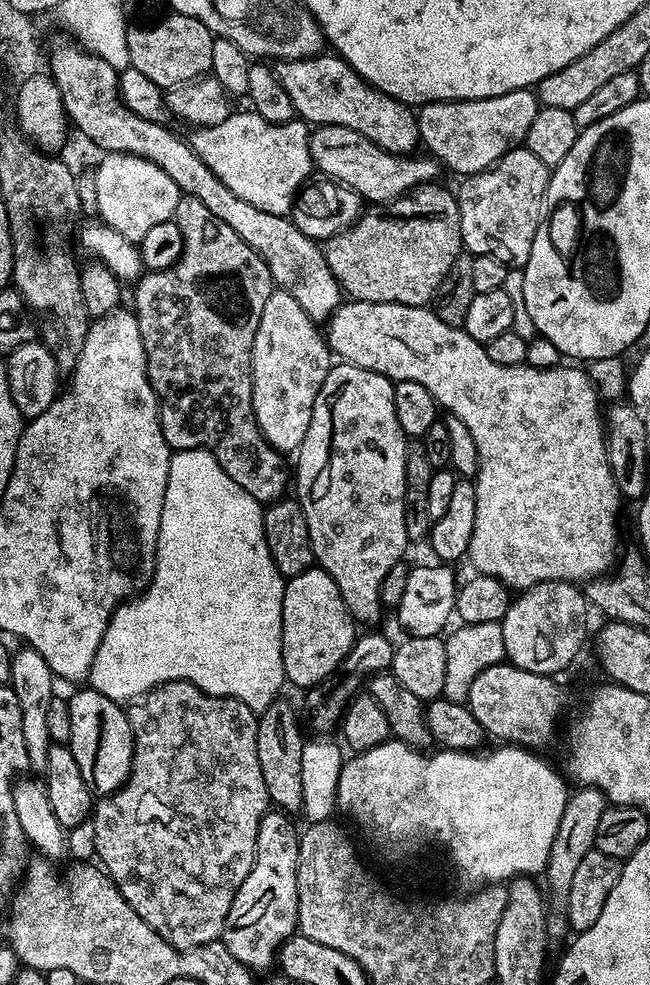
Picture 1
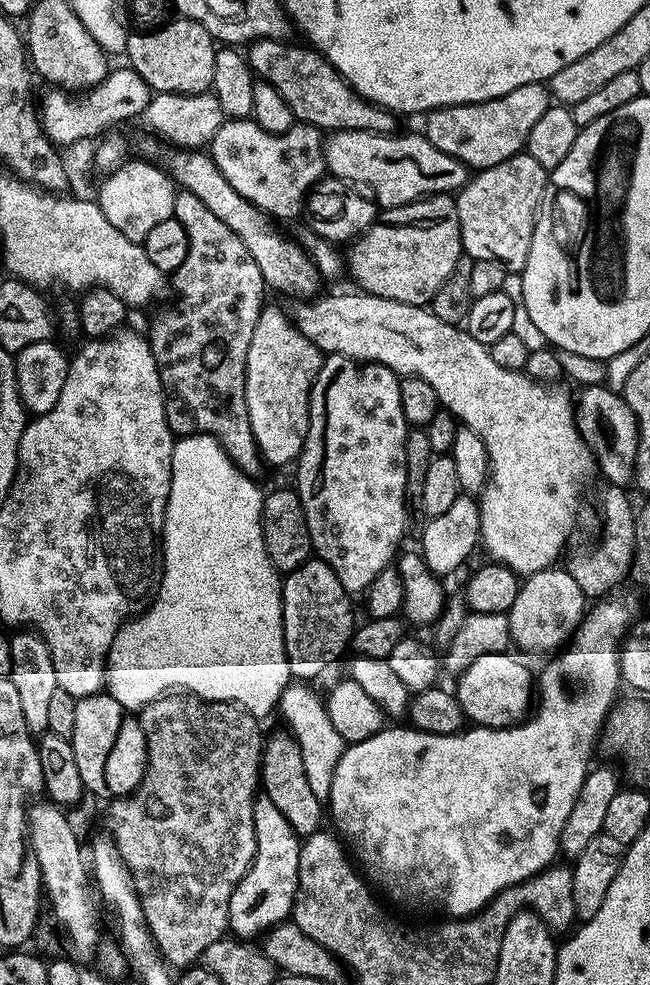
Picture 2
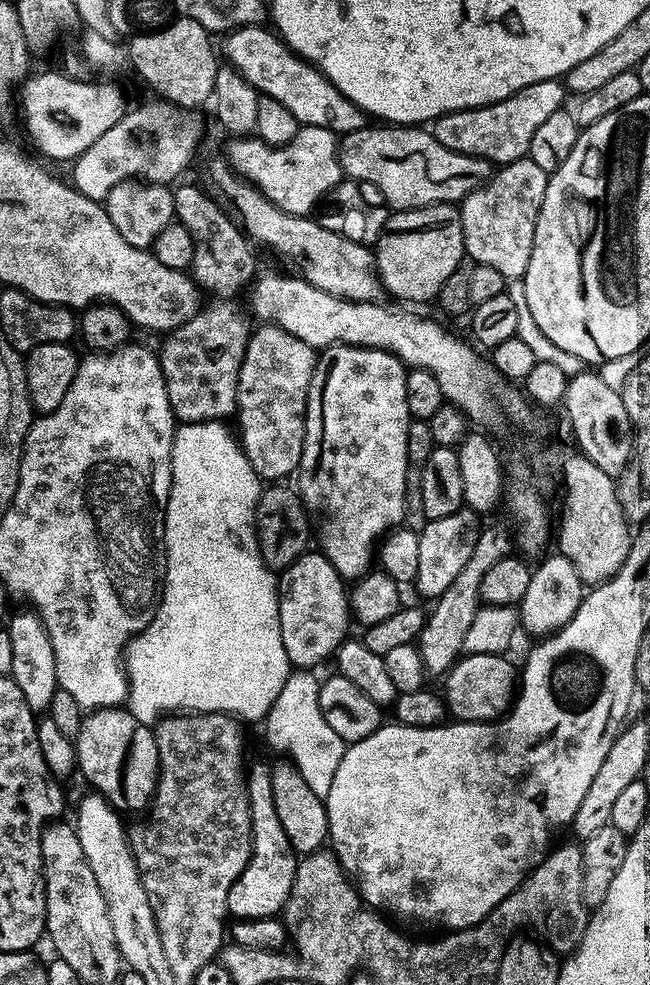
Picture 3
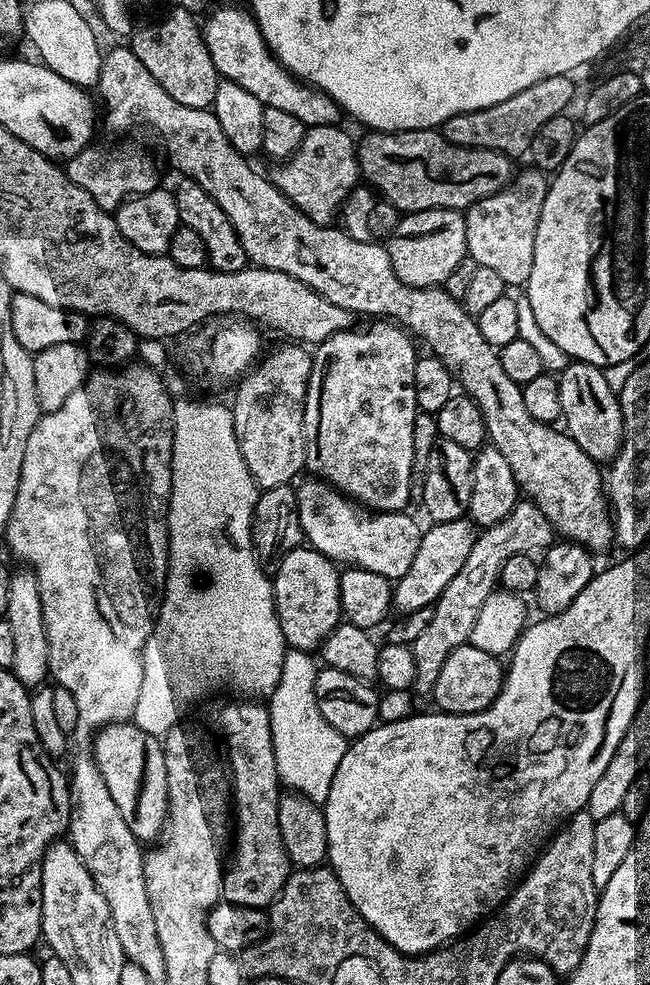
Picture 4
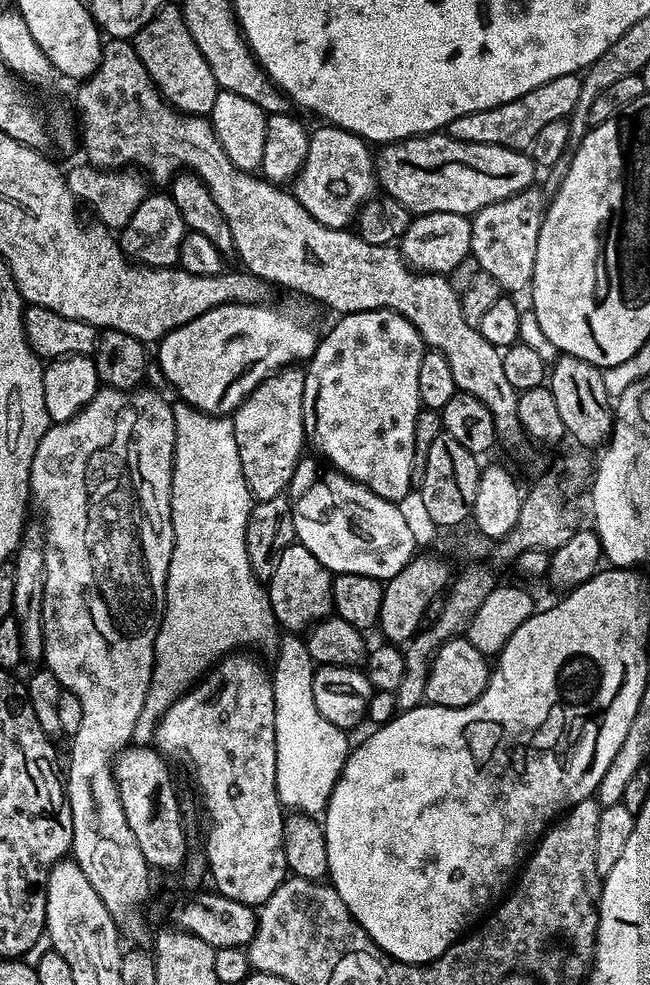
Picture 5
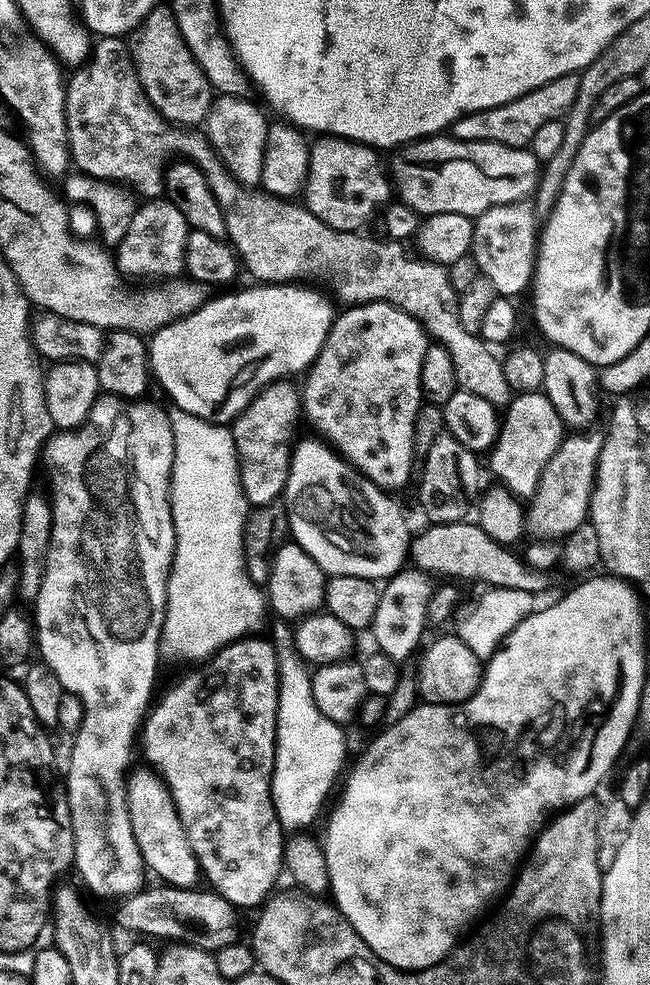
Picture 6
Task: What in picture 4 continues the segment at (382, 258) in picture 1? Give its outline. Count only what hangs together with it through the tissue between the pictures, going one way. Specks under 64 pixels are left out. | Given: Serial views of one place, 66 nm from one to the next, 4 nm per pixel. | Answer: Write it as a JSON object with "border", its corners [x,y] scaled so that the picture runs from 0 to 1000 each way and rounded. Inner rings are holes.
{"border":[[[663,211],[614,220],[609,232],[594,244],[606,278],[638,292],[675,292],[692,282],[698,270],[720,260],[714,215],[698,211]]]}

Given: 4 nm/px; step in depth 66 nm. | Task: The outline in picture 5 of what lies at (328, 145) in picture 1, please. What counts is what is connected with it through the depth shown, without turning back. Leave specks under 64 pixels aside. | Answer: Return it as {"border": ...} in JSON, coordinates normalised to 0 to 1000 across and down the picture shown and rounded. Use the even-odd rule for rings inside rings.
{"border":[[[660,136],[634,138],[629,142],[611,142],[606,146],[592,146],[577,155],[578,182],[583,190],[634,217],[655,215],[691,215],[725,220],[735,213],[772,201],[785,201],[803,193],[820,190],[818,183],[828,178],[828,172],[811,153],[792,154],[789,150],[774,150],[758,146],[725,146],[705,144],[688,136]]]}

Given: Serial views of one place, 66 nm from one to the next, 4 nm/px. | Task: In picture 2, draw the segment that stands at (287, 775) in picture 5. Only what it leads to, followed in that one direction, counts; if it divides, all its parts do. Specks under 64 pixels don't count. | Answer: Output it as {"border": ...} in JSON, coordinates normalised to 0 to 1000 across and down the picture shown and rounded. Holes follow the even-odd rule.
{"border":[[[449,692],[431,707],[428,727],[438,731],[442,742],[458,753],[465,761],[465,774],[471,778],[471,790],[483,806],[495,814],[503,813],[508,798],[514,794],[514,782],[526,770],[532,758],[526,745],[514,741],[514,733],[508,733],[505,721],[494,704],[478,693]]]}

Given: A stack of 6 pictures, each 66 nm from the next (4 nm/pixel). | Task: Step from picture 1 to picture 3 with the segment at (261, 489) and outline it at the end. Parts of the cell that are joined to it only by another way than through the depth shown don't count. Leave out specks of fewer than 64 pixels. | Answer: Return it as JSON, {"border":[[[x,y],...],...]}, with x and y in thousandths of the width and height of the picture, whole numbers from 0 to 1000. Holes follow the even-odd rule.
{"border":[[[275,187],[269,188],[265,196],[268,219],[275,227],[286,229],[286,234],[292,234],[292,238],[298,242],[298,262],[292,273],[295,283],[308,289],[315,297],[328,296],[332,301],[357,301],[368,292],[371,294],[380,293],[395,275],[395,273],[392,274],[394,264],[388,261],[391,252],[380,239],[366,230],[365,224],[358,220],[357,224],[311,192],[300,191],[295,187]],[[326,305],[312,310],[308,316],[297,319],[280,331],[251,342],[252,350],[243,353],[246,375],[252,388],[258,392],[258,403],[265,413],[265,421],[272,427],[297,430],[312,426],[349,427],[363,422],[363,393],[366,380],[378,359],[385,332],[385,321],[374,312],[368,313],[357,305]]]}

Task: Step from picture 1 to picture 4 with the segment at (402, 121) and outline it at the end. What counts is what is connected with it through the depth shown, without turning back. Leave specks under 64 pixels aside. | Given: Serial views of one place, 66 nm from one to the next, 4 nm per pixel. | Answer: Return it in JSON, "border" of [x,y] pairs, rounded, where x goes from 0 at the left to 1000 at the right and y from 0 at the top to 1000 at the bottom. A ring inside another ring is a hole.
{"border":[[[332,8],[315,20],[311,20],[317,51],[323,51],[323,59],[332,68],[334,78],[372,87],[372,91],[385,91],[385,95],[391,95],[391,99],[397,99],[397,104],[403,104],[408,110],[434,112],[438,116],[452,116],[452,120],[458,120],[474,130],[503,126],[522,127],[526,122],[523,109],[503,95],[491,93],[488,89],[482,89],[469,82],[457,81],[429,65],[425,62],[425,56],[412,50],[412,44],[403,39],[400,28],[389,20],[386,11],[371,8]]]}

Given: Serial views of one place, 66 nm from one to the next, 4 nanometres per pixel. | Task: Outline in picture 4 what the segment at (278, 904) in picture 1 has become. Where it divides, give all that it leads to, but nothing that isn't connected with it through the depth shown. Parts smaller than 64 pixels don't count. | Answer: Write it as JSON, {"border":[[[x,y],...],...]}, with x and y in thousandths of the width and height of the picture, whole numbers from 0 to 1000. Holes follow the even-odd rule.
{"border":[[[363,709],[358,715],[345,715],[338,719],[338,724],[332,727],[332,735],[338,739],[345,739],[345,755],[351,758],[351,776],[348,775],[349,783],[354,785],[354,816],[360,821],[360,861],[363,857],[363,866],[355,866],[354,872],[349,874],[345,882],[345,904],[342,907],[343,913],[354,917],[371,918],[375,921],[397,922],[402,924],[411,923],[418,915],[429,910],[437,898],[443,896],[446,888],[446,878],[443,868],[434,859],[434,847],[428,843],[428,818],[431,817],[431,809],[434,807],[434,797],[431,795],[431,787],[428,786],[428,778],[422,770],[422,753],[418,752],[418,742],[415,741],[415,725],[411,718],[405,714],[395,713],[388,709]]]}

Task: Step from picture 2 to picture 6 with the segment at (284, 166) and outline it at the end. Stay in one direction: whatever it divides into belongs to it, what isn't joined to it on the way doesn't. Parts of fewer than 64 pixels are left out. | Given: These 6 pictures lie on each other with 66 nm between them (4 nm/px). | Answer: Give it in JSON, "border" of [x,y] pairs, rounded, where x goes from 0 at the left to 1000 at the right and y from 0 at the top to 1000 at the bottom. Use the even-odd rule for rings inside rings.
{"border":[[[492,140],[474,155],[471,210],[497,227],[522,236],[554,236],[605,202],[606,183],[585,163],[586,155],[565,146],[522,140]]]}

